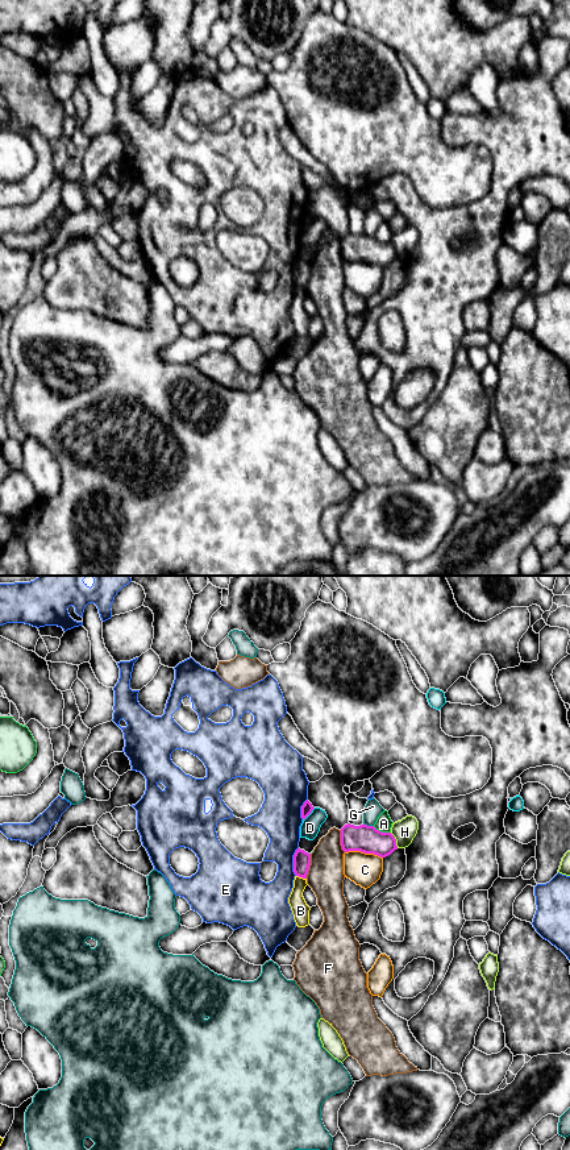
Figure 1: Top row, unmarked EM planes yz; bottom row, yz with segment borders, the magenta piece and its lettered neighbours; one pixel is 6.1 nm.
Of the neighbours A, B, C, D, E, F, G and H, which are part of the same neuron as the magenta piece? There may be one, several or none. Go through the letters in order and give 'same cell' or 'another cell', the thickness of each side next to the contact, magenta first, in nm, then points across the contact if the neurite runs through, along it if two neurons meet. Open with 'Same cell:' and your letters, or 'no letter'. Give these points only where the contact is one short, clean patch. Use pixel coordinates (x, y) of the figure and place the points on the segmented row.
Same cell: no letter
A: another cell; calibres 170 and 100 nm
B: another cell; calibres 110 and 110 nm
C: another cell; calibres 170 and 200 nm
D: another cell; calibres 70 and 120 nm
E: another cell; calibres 110 and 220 nm
F: another cell; calibres 110 and 220 nm
G: another cell; calibres 170 and 100 nm
H: another cell; calibres 170 and 140 nm

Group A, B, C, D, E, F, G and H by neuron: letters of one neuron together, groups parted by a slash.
A / B / C / D / E / F / G / H

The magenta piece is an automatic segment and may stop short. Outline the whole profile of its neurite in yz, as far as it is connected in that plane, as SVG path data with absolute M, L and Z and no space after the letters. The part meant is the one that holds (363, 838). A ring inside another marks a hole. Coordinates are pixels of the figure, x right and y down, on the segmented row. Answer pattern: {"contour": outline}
{"contour": "M345 825L341 829L341 846L345 852L361 851L380 858L391 855L398 850L396 839L391 833L382 833L374 826Z"}

